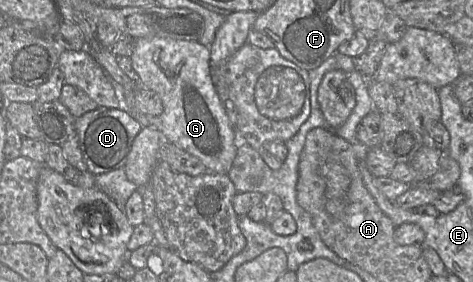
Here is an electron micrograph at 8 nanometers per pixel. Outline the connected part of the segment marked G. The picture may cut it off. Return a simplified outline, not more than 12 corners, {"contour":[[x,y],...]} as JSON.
{"contour":[[134,40],[140,85],[164,110],[164,141],[228,174],[239,136],[210,48]]}

